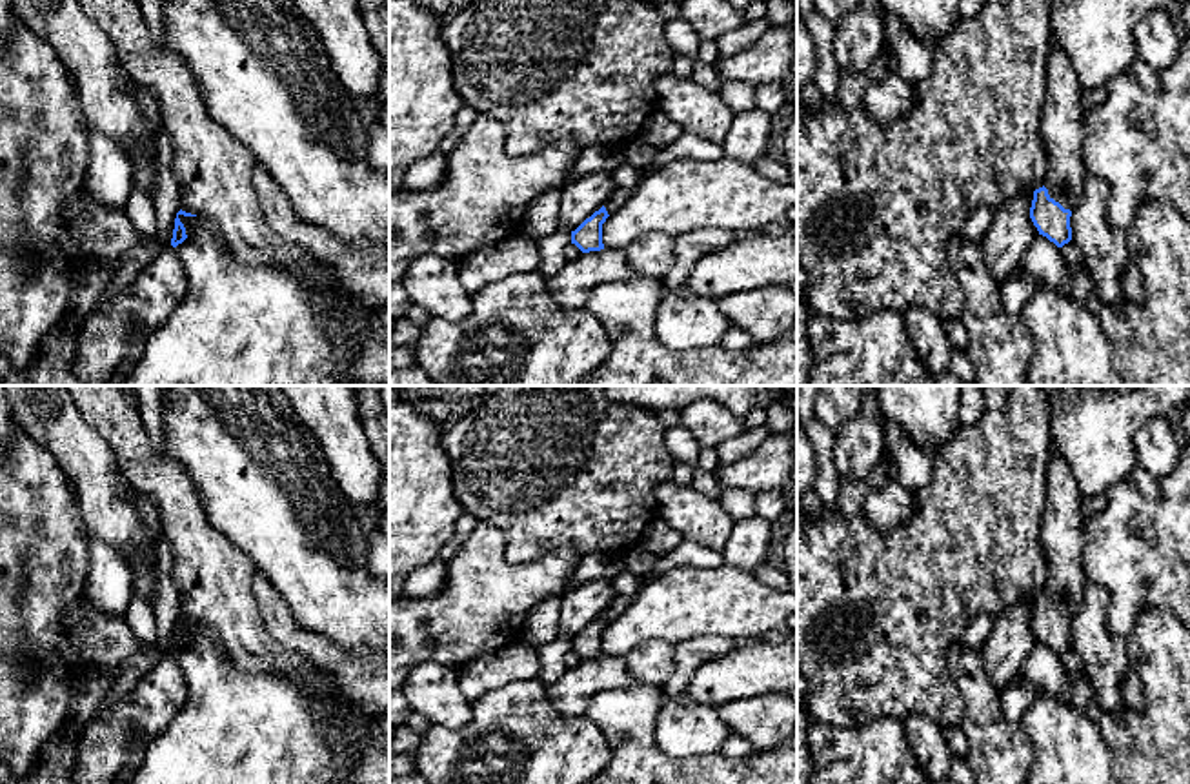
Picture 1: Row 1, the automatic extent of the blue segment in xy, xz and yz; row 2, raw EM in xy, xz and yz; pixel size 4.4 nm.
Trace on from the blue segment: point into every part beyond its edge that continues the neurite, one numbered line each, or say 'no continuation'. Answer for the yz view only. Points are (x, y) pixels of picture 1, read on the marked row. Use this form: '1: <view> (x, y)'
1: yz (1061, 122)

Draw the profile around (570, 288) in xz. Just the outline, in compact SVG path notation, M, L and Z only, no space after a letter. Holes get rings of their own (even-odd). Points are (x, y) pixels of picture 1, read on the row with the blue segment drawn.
M600 249L566 262L557 275L546 278L546 291L560 309L582 309L597 286L635 276L622 251Z

